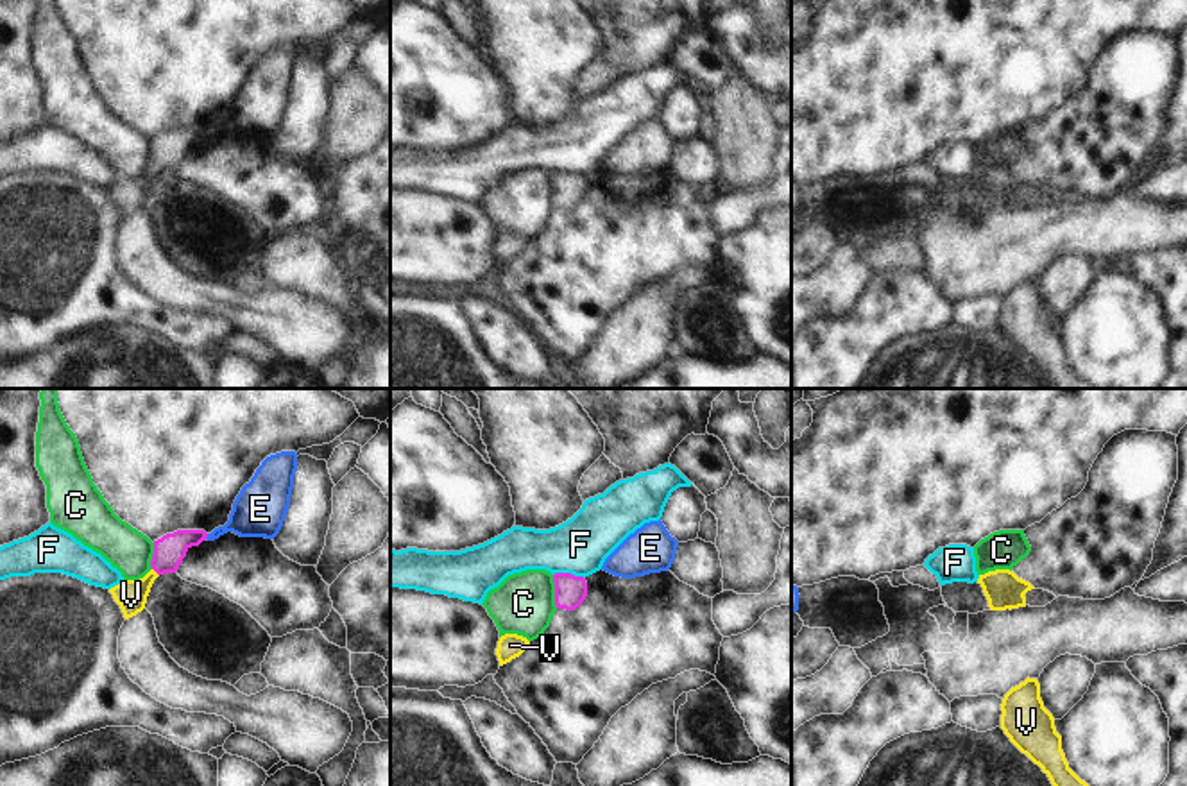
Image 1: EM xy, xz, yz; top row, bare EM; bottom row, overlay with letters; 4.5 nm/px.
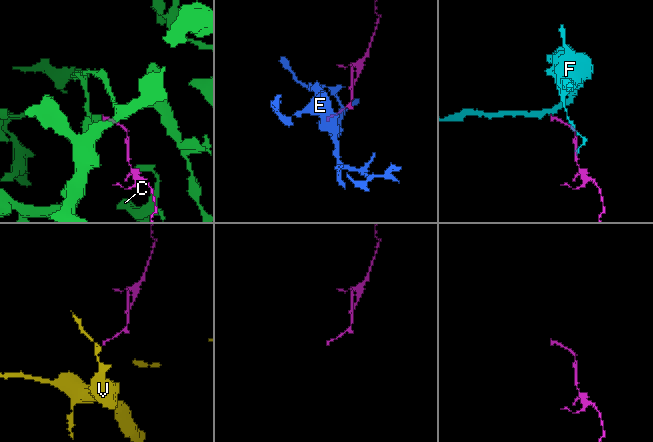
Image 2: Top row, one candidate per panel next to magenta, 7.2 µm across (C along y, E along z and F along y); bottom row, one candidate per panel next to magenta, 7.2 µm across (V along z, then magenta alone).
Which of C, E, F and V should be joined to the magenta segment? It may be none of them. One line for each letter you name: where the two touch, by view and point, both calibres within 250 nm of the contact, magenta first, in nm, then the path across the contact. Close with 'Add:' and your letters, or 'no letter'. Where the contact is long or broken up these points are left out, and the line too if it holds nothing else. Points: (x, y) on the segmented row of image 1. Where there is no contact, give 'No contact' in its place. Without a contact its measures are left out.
V: Touches magenta at xy (154, 570). Thickness 140 nm (magenta) against 140 nm. Path across: xy (169, 552), (154, 570), (131, 595)
Add: V

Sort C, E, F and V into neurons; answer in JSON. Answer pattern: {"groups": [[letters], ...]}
{"groups": [["C"], ["E"], ["F"], ["V"]]}

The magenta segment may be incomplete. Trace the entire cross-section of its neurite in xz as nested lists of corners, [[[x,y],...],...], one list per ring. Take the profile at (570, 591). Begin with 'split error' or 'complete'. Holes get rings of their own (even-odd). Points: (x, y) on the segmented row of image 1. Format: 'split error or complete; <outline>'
complete; [[[555,573],[555,605],[557,609],[575,611],[587,596],[587,582],[584,577],[571,573]]]

